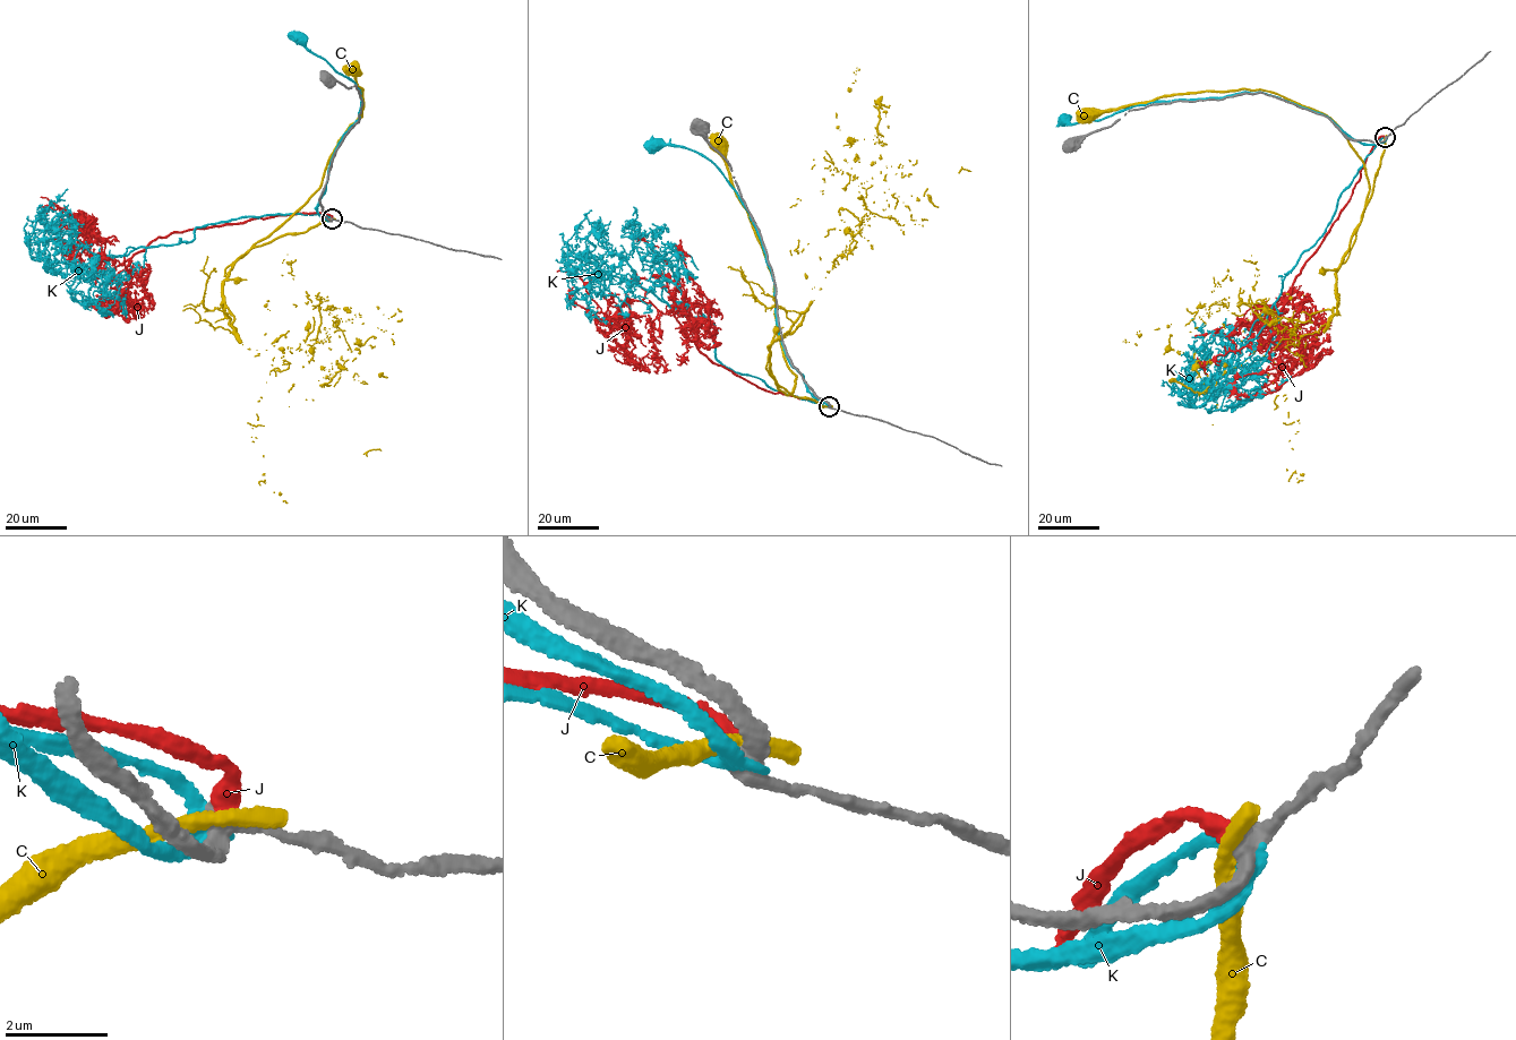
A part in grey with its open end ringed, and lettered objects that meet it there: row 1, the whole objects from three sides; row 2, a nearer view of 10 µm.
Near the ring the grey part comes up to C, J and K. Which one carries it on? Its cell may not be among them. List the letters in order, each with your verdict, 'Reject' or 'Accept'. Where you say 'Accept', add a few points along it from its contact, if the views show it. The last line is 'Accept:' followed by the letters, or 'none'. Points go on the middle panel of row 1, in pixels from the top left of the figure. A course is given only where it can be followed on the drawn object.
C: Reject
J: Accept. Its course: (829, 405), (767, 392), (697, 351), (669, 298), (708, 319), (708, 299), (682, 249), (684, 260)
K: Reject
Accept: J

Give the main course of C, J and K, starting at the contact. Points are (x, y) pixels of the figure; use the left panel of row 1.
C: (332, 218), (254, 246), (319, 188), (339, 140), (362, 114), (362, 88), (352, 69)
J: (332, 218), (298, 212), (159, 237), (134, 255), (111, 286), (127, 290), (136, 314), (122, 294), (112, 315)
K: (331, 218), (320, 217), (317, 206), (335, 149), (359, 119), (361, 93), (353, 82), (307, 50), (298, 37)

